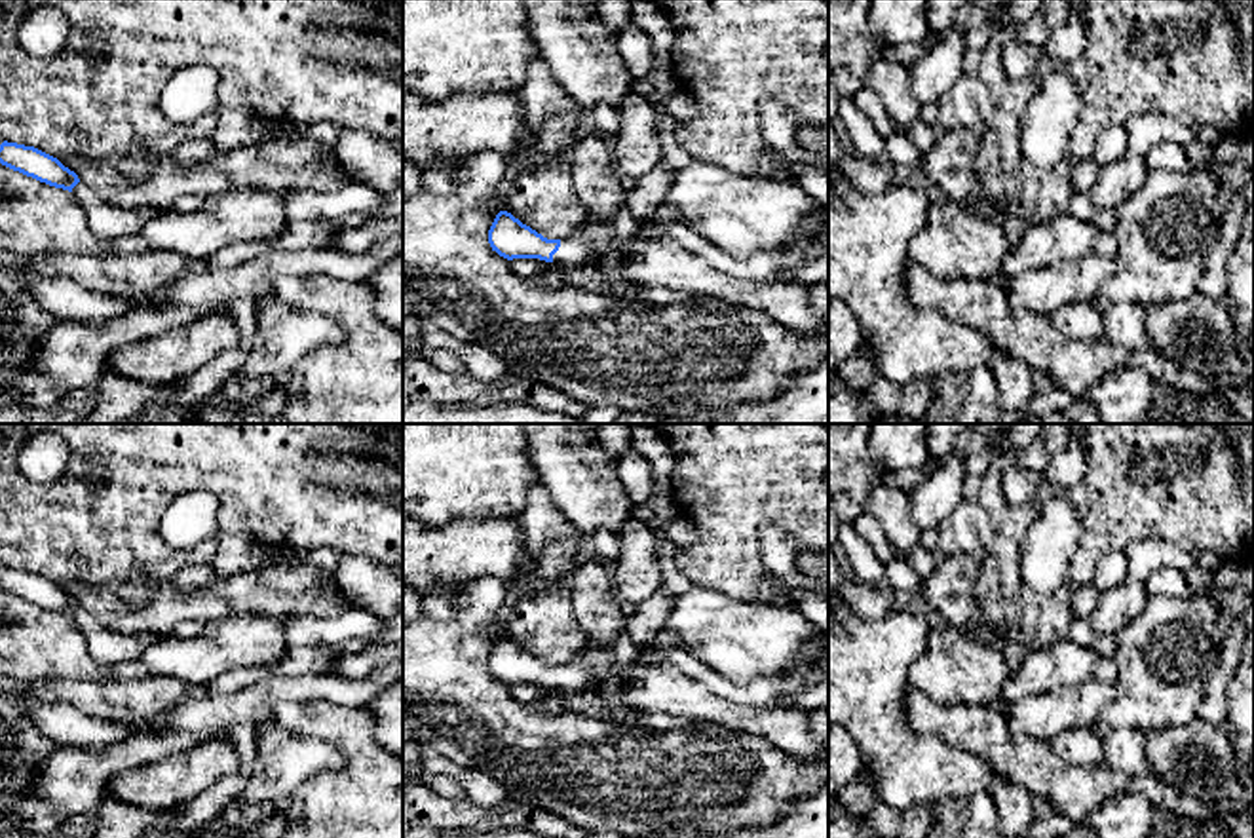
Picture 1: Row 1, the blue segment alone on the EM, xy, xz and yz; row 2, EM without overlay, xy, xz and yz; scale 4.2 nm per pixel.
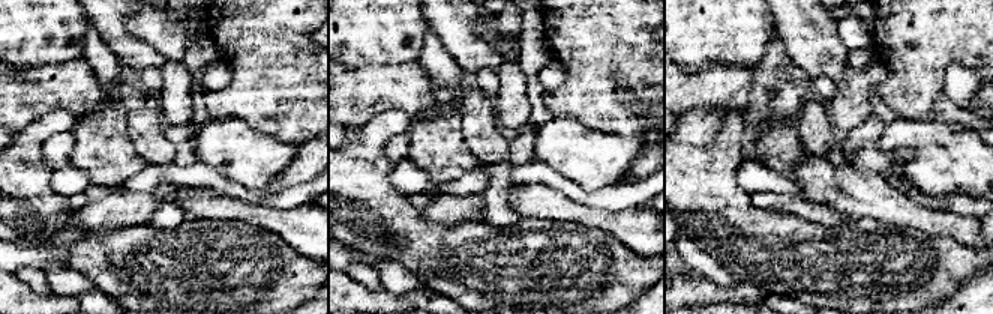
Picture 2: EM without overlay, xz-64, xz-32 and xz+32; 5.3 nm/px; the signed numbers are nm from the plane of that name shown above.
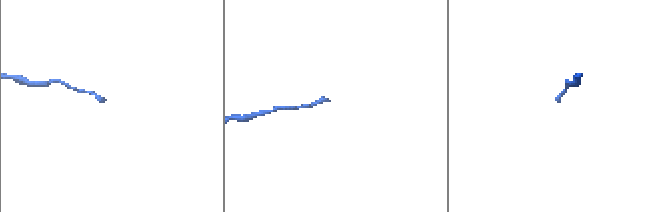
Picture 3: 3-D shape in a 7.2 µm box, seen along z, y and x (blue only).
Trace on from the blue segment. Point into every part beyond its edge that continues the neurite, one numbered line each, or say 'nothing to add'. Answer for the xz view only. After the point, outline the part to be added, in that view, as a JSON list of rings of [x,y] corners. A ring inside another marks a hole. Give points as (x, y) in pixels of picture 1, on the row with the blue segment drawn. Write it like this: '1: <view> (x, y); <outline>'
1: xz (572, 251); [[[574,234],[560,241],[559,251],[553,255],[553,262],[568,268],[583,266],[591,253],[593,243],[587,238]]]

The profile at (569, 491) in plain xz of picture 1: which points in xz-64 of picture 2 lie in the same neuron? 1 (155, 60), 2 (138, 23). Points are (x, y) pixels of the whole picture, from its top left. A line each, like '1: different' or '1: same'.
1: same
2: different

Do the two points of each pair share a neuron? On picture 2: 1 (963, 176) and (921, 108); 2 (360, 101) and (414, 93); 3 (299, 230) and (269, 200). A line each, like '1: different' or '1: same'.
1: different
2: same
3: different

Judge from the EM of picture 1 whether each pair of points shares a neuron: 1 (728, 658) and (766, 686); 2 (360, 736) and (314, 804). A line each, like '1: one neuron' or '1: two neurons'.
1: two neurons
2: one neuron

